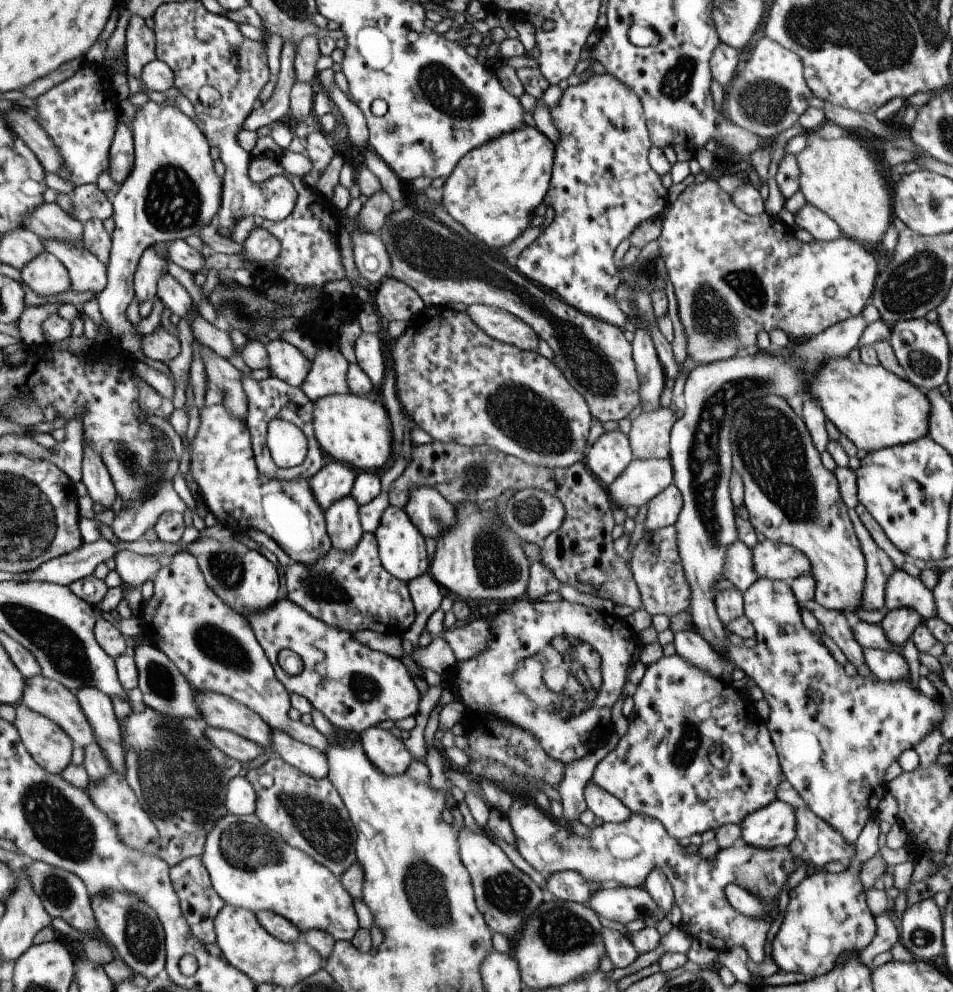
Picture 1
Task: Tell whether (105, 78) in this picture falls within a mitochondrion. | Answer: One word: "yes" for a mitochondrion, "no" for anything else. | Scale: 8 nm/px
no

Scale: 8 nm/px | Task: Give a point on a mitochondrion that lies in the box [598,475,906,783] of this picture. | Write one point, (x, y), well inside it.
(682, 754)

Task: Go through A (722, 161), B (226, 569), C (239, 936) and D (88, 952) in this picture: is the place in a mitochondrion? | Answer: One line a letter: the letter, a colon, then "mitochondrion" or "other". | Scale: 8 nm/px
A: other
B: mitochondrion
C: other
D: other

